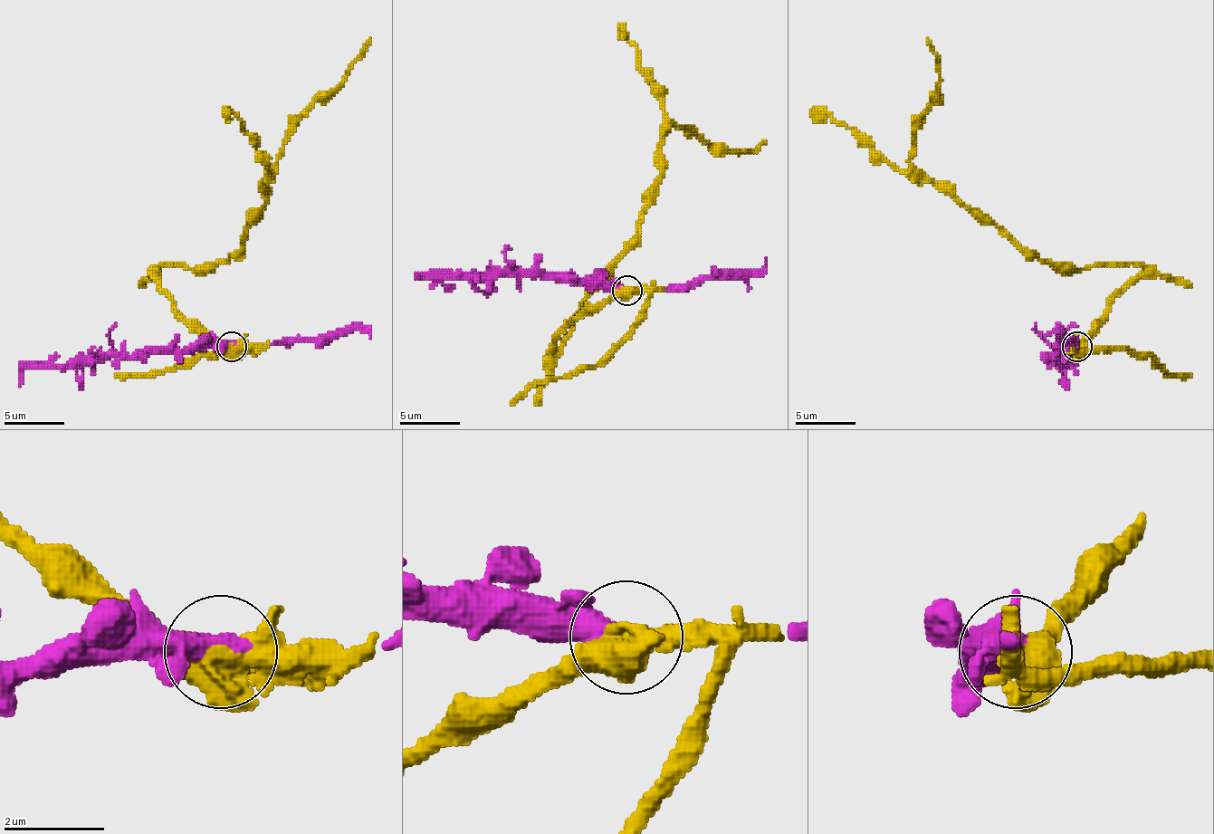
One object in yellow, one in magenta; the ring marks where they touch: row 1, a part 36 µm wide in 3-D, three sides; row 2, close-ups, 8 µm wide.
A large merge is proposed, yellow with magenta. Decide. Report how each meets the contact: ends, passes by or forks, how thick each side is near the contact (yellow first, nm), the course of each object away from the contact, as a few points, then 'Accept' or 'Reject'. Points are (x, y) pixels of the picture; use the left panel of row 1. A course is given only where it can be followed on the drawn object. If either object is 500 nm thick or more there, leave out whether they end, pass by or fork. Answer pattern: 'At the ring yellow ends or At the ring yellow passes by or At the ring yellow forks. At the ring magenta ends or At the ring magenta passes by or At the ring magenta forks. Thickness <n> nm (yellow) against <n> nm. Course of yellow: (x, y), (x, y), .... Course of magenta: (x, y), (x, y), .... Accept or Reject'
At the ring yellow forks. At the ring magenta ends. Thickness 480 nm (yellow) against 480 nm. Course of yellow: (232, 347), (178, 311), (157, 269), (232, 257), (295, 122), (370, 38). Course of magenta: (232, 347), (193, 344), (142, 356), (28, 365), (19, 386). Reject

